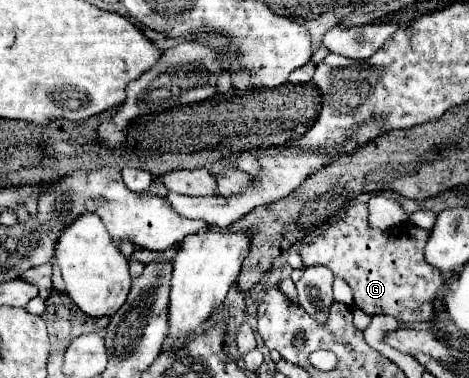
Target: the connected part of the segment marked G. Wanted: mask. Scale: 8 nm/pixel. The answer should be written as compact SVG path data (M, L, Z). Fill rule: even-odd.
M357 204L347 210L347 218L329 226L323 234L299 248L303 258L301 269L293 270L291 280L301 279L303 270L313 264L321 264L343 278L355 294L355 306L363 312L391 314L399 322L429 322L433 318L433 300L443 284L439 270L433 270L423 258L423 246L429 238L427 230L421 230L409 222L389 230L373 230L367 224L367 204Z

